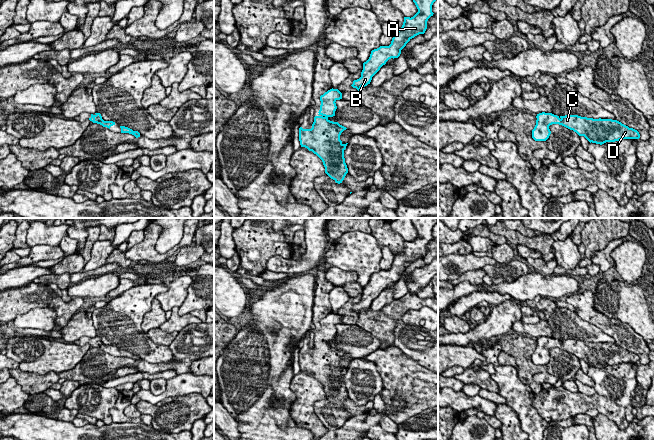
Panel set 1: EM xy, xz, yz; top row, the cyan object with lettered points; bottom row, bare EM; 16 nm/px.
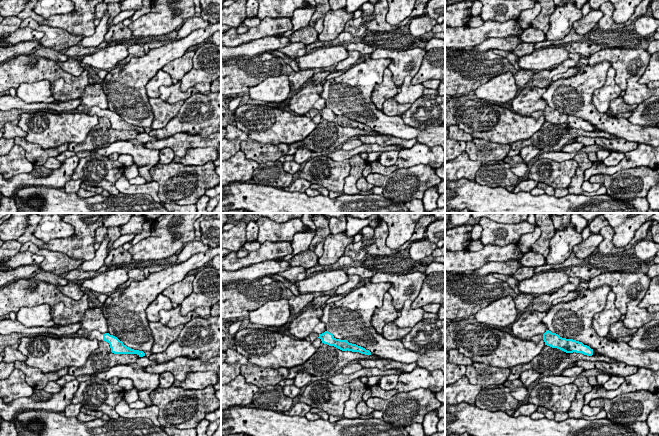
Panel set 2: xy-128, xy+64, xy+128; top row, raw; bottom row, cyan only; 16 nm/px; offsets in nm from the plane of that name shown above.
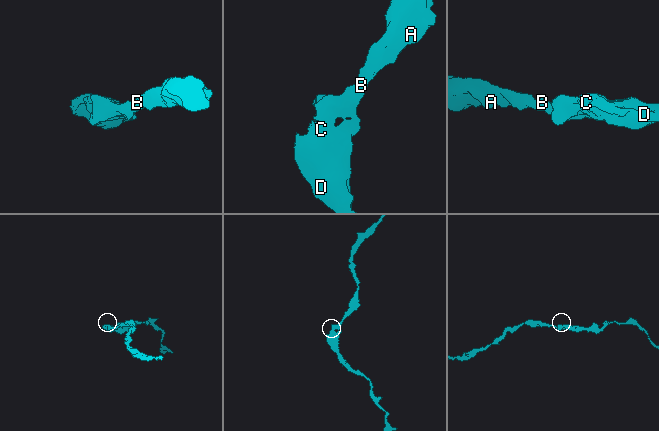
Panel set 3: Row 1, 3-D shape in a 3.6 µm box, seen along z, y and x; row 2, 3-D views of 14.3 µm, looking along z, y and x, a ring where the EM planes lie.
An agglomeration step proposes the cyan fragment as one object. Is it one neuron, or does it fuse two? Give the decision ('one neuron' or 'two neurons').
one neuron

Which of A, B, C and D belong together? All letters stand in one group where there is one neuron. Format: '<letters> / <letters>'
A B C D

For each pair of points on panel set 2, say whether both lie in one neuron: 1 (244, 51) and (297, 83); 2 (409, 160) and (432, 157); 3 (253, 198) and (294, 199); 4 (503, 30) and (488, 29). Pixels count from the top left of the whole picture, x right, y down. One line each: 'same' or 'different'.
1: different
2: same
3: same
4: same

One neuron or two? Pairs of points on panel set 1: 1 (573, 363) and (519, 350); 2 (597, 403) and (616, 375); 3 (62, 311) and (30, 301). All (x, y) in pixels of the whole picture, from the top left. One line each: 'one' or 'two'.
1: one
2: two
3: one

